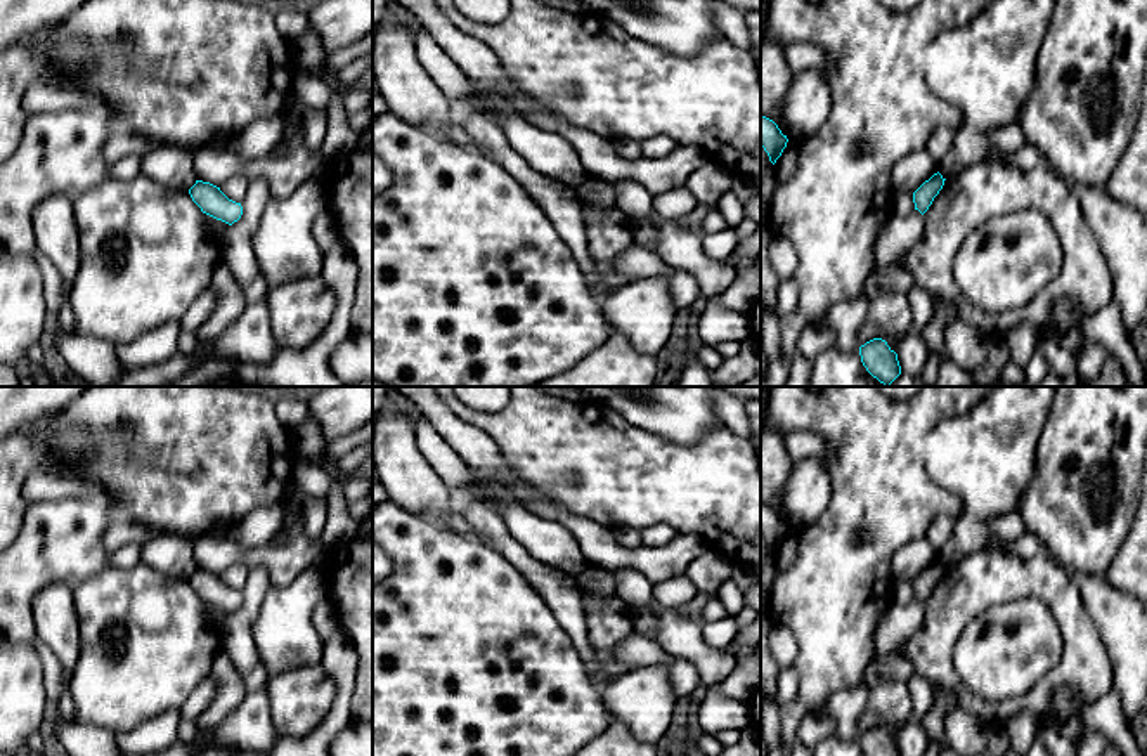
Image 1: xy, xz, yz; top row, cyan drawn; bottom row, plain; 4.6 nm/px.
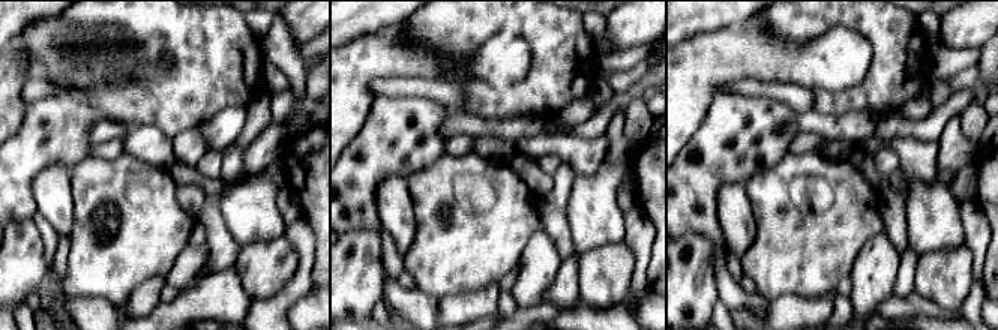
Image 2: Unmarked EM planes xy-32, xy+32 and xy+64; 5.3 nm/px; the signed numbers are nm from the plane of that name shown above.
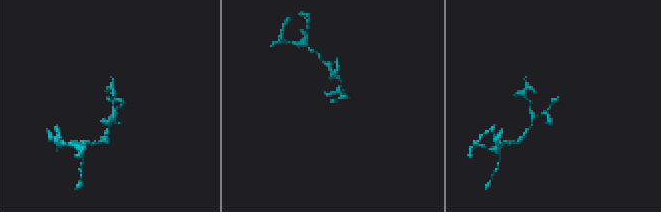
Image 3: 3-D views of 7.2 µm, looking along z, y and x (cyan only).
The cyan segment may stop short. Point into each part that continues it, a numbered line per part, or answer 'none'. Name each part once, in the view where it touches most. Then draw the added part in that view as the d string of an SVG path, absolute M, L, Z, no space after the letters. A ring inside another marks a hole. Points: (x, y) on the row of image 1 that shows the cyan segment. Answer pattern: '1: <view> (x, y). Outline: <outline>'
none

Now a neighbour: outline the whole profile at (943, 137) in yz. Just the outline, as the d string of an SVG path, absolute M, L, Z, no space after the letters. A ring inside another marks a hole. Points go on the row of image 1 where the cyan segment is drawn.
M937 127L932 132L925 149L934 161L941 163L943 158L949 153L953 142L955 142L955 130L949 127Z

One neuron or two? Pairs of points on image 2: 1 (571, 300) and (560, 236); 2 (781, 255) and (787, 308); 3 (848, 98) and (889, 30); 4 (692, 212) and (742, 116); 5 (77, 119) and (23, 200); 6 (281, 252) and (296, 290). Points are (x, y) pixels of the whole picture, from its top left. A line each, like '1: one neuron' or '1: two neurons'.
1: two neurons
2: two neurons
3: one neuron
4: one neuron
5: one neuron
6: two neurons

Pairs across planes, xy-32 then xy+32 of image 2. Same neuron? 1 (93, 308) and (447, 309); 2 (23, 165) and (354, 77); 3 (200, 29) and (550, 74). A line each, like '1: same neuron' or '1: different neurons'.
1: different neurons
2: different neurons
3: same neuron

